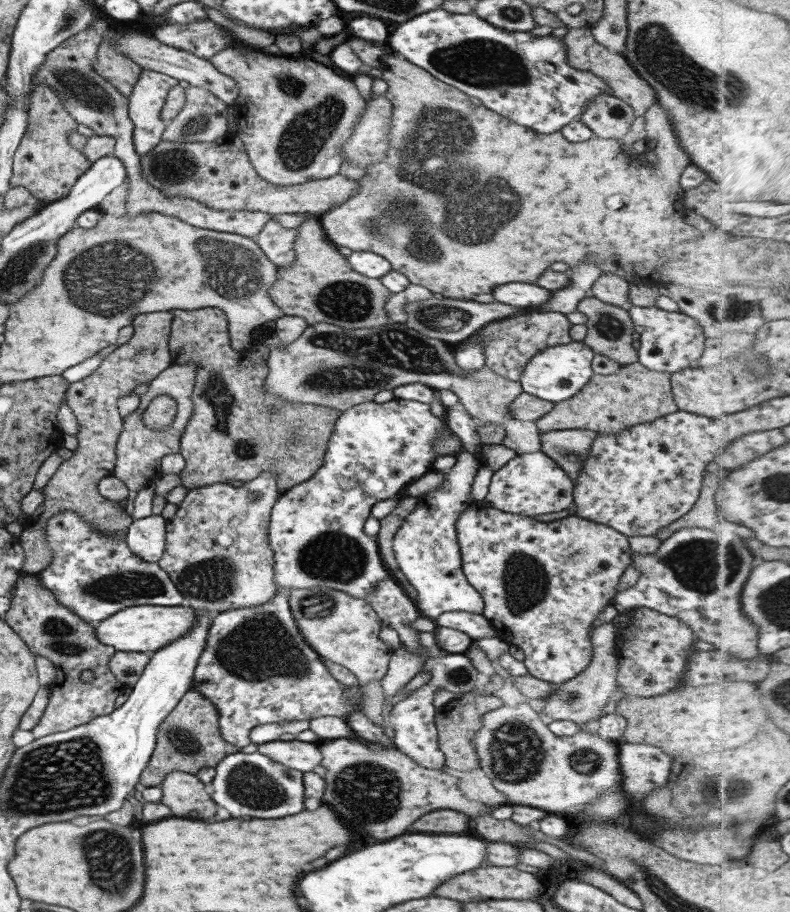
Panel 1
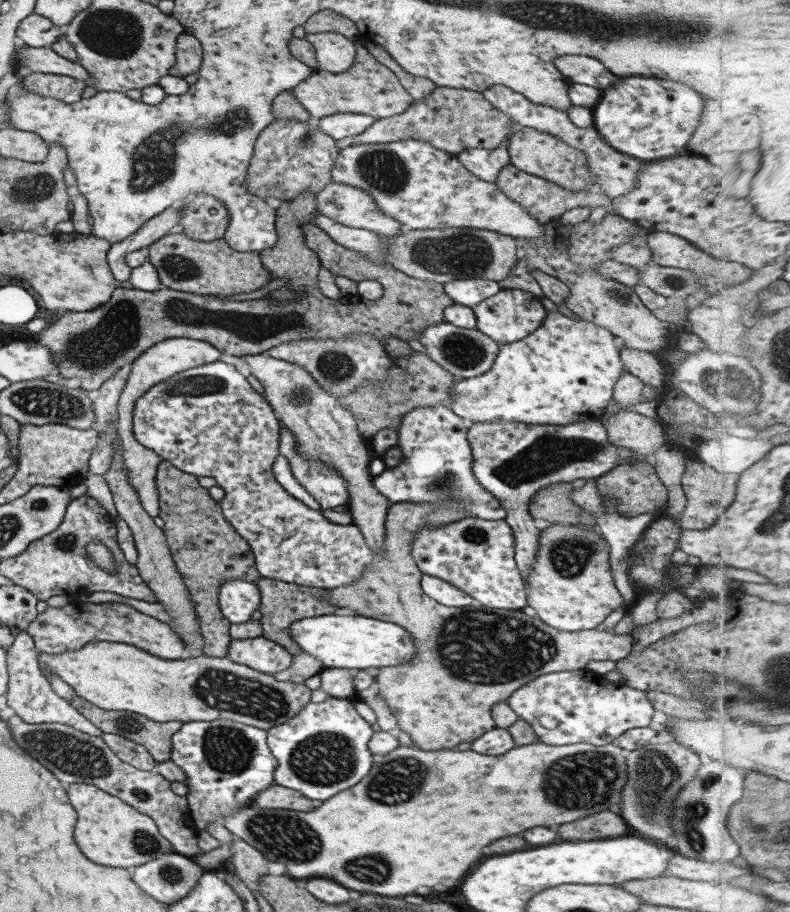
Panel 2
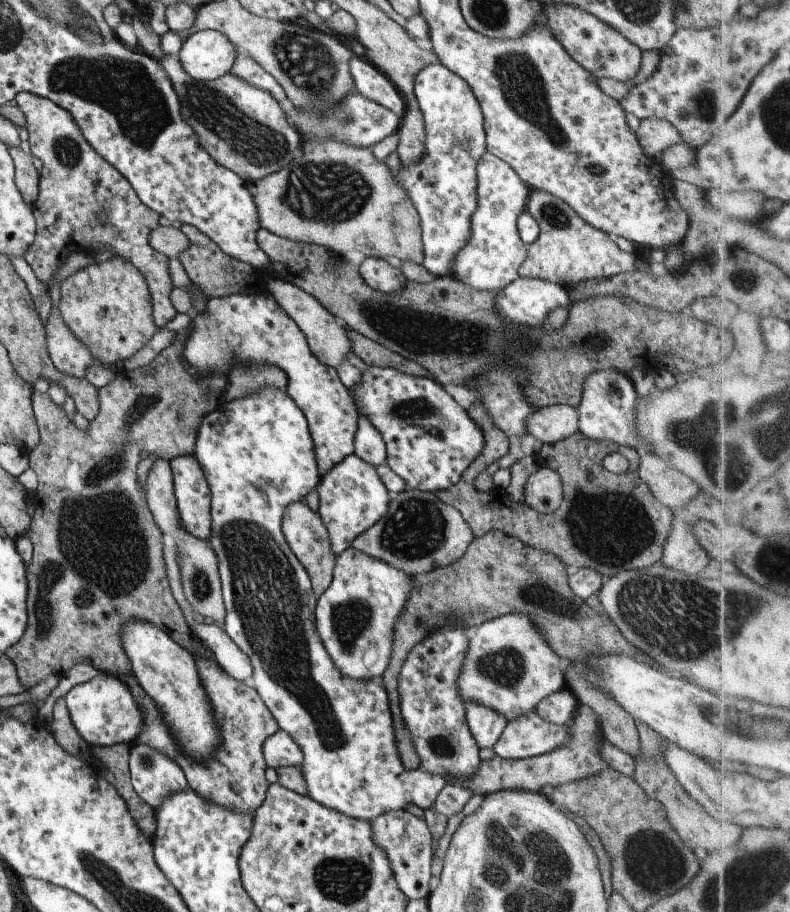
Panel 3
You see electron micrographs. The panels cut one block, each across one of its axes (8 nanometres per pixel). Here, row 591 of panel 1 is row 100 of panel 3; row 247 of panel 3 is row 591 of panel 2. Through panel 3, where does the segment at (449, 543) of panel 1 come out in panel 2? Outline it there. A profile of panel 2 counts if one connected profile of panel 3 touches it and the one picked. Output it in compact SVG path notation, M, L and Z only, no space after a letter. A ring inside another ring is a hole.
M421 574L420 588L431 600L445 606L461 607L475 604L469 595L461 592L457 587L428 574Z

